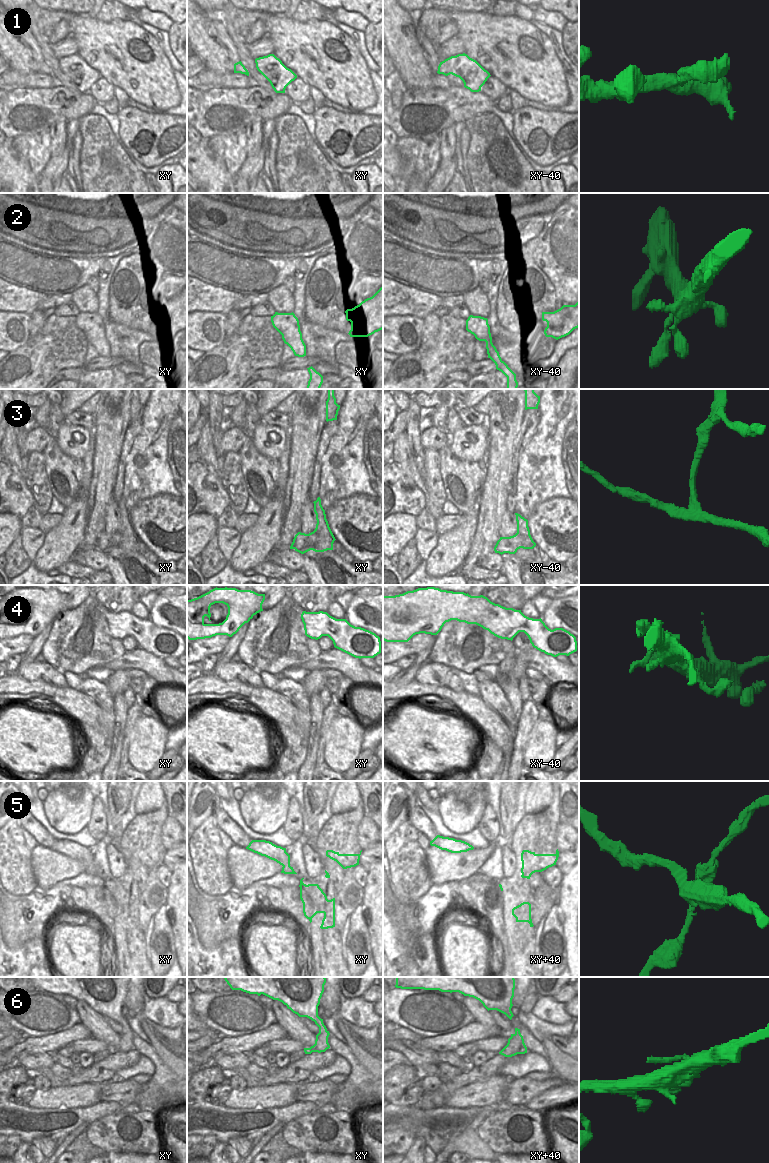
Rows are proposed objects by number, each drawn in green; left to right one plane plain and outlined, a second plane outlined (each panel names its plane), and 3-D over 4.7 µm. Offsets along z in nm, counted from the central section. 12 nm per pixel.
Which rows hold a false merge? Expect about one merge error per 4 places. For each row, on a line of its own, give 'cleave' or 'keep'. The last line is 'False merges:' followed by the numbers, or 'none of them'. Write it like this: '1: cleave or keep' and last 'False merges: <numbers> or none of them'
1: keep
2: keep
3: cleave
4: keep
5: cleave
6: keep
False merges: 3, 5

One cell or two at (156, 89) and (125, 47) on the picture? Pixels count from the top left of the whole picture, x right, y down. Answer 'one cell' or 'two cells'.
one cell

